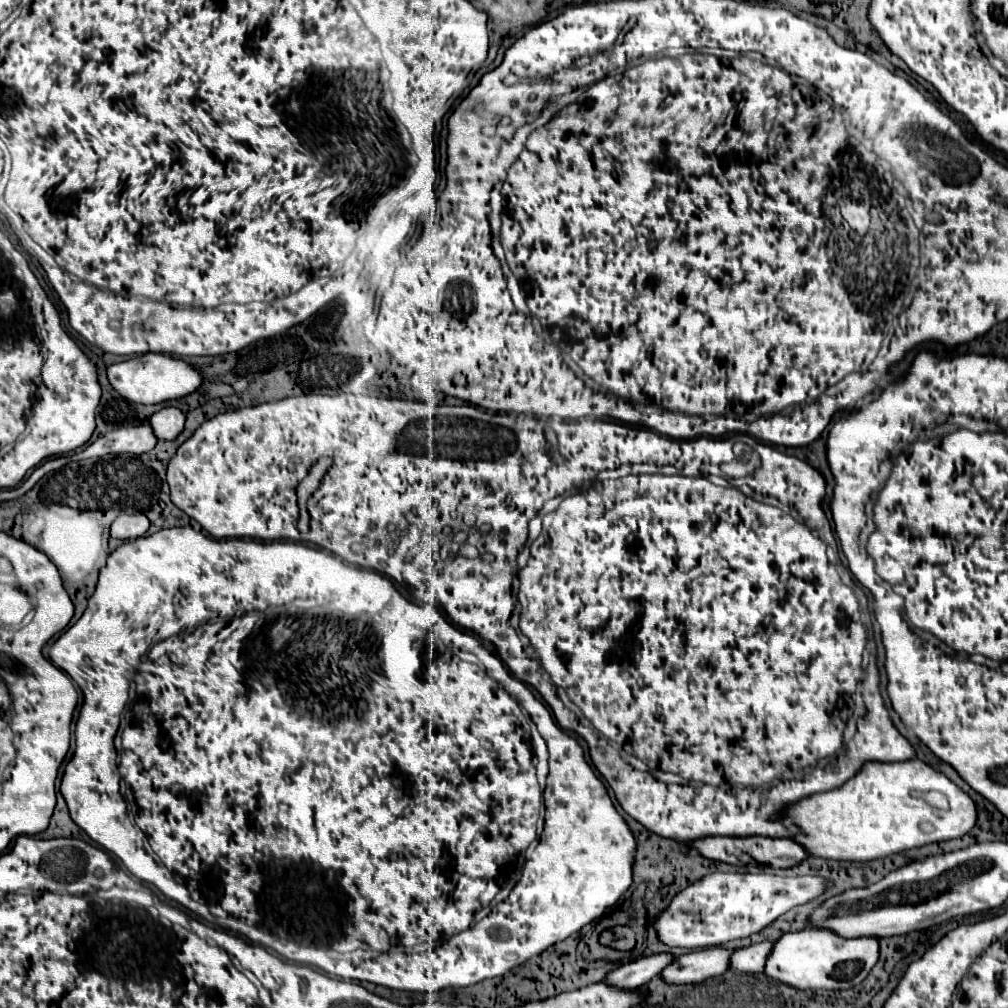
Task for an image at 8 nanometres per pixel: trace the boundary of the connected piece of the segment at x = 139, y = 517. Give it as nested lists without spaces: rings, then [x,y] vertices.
[[[143,512],[134,514],[122,513],[119,518],[111,524],[111,536],[119,540],[133,540],[141,538],[149,530],[149,520]]]

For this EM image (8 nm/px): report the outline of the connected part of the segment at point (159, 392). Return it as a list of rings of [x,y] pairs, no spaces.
[[[141,354],[131,360],[113,364],[107,368],[111,386],[127,400],[137,404],[161,404],[193,394],[203,384],[203,374],[185,360],[171,358],[167,354]]]

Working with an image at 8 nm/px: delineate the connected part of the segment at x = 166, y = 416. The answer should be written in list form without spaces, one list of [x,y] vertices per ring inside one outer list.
[[[163,408],[149,418],[157,440],[175,440],[185,424],[185,414],[177,408]]]

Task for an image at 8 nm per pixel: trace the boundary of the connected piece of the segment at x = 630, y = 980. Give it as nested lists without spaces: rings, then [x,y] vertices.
[[[653,954],[647,958],[633,960],[629,964],[615,966],[601,982],[619,990],[637,990],[639,986],[647,984],[653,976],[657,976],[667,964],[671,964],[673,956],[669,954]]]

